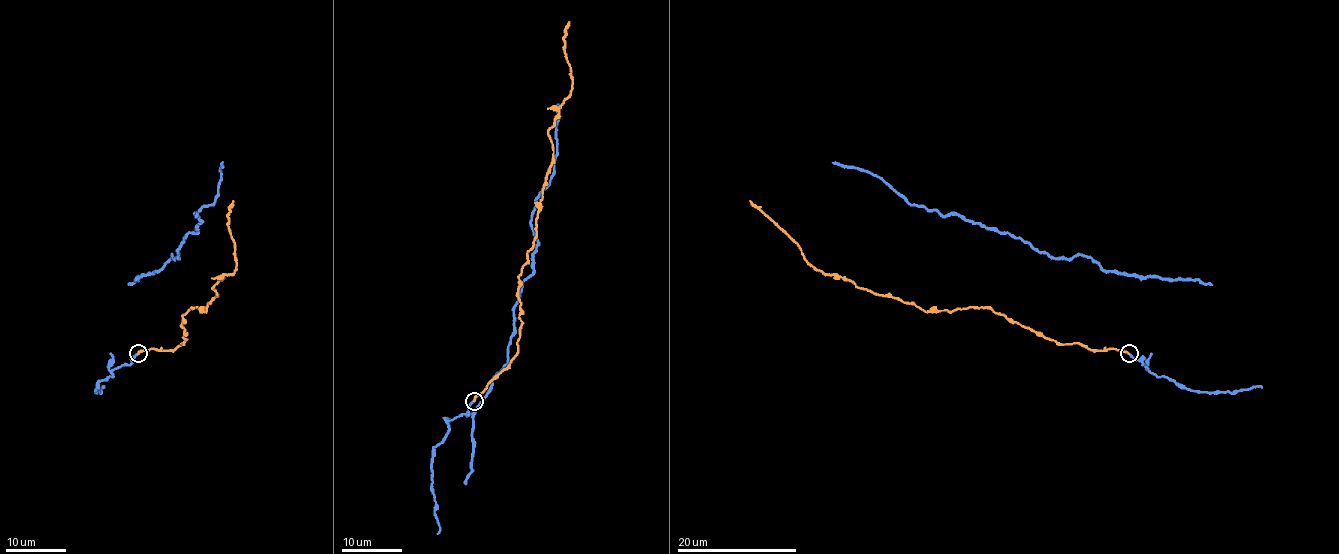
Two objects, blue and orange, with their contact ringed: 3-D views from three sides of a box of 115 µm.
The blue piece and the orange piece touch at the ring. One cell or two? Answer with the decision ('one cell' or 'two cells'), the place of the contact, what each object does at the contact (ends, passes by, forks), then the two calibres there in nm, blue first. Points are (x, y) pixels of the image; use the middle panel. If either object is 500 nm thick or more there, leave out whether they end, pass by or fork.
one cell; at (474, 401); blue ends there; orange ends there; 180 nm thick on the blue side, 220 nm on the other

